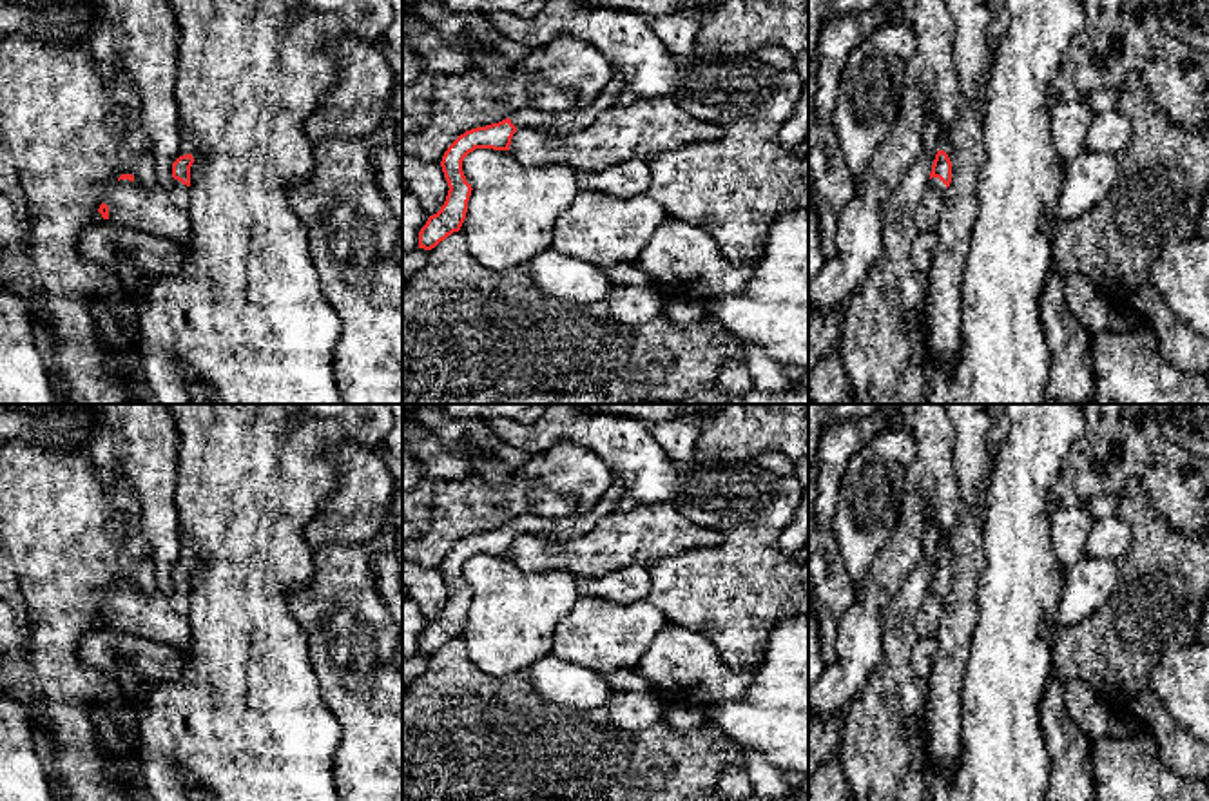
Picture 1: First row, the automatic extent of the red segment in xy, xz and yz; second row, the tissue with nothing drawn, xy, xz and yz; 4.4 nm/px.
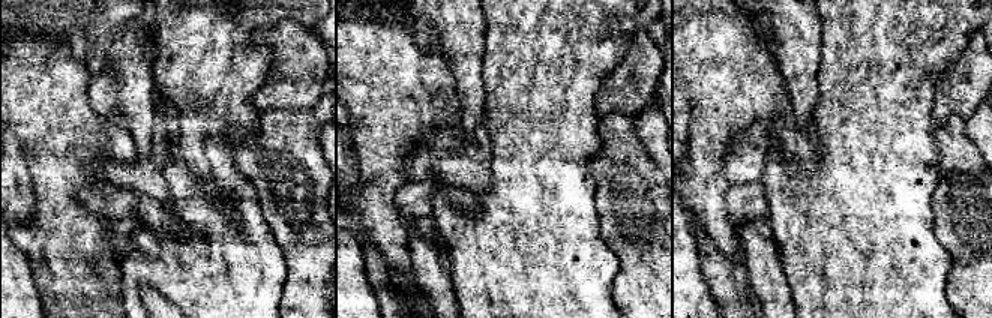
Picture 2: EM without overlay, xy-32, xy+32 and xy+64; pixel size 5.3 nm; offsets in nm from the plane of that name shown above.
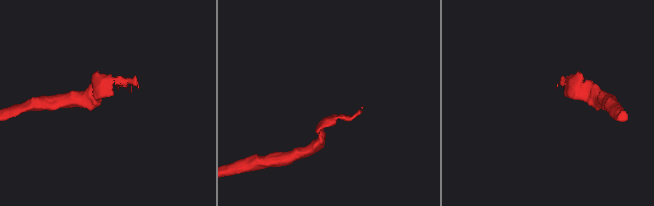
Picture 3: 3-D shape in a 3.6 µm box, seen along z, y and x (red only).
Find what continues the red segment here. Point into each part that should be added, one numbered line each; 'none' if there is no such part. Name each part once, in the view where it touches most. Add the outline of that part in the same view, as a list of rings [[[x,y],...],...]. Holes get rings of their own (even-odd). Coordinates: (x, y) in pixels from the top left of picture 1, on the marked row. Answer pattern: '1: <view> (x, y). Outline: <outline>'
1: yz (928, 211). Outline: [[[932,178],[914,214],[919,232],[935,232],[944,208],[946,185],[939,178]]]

